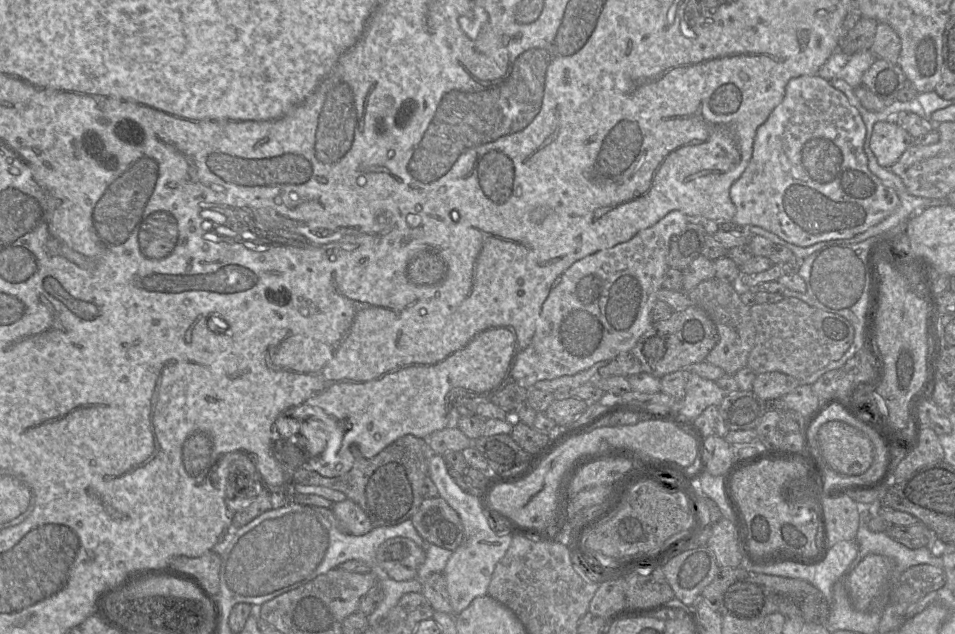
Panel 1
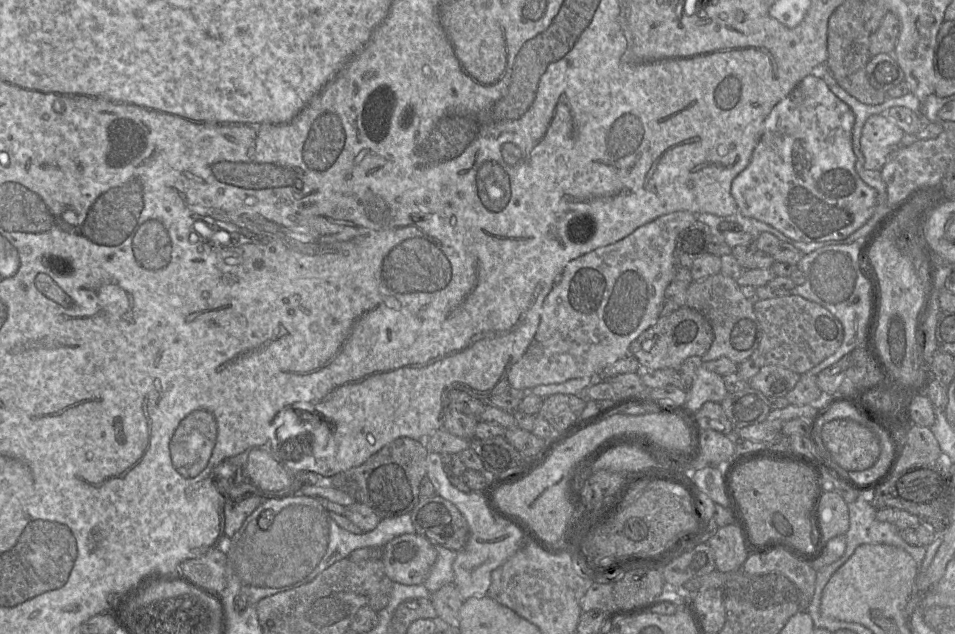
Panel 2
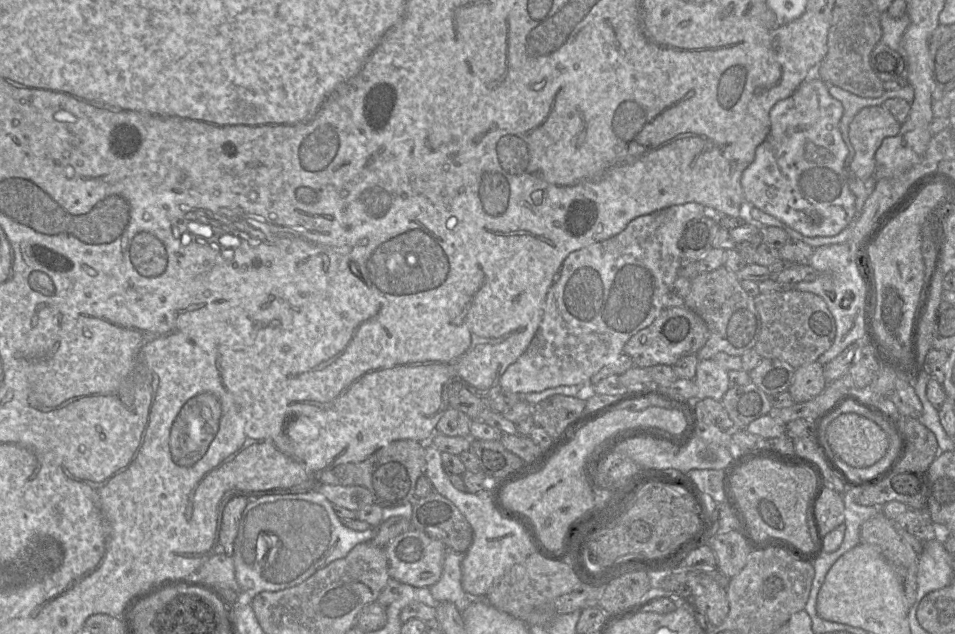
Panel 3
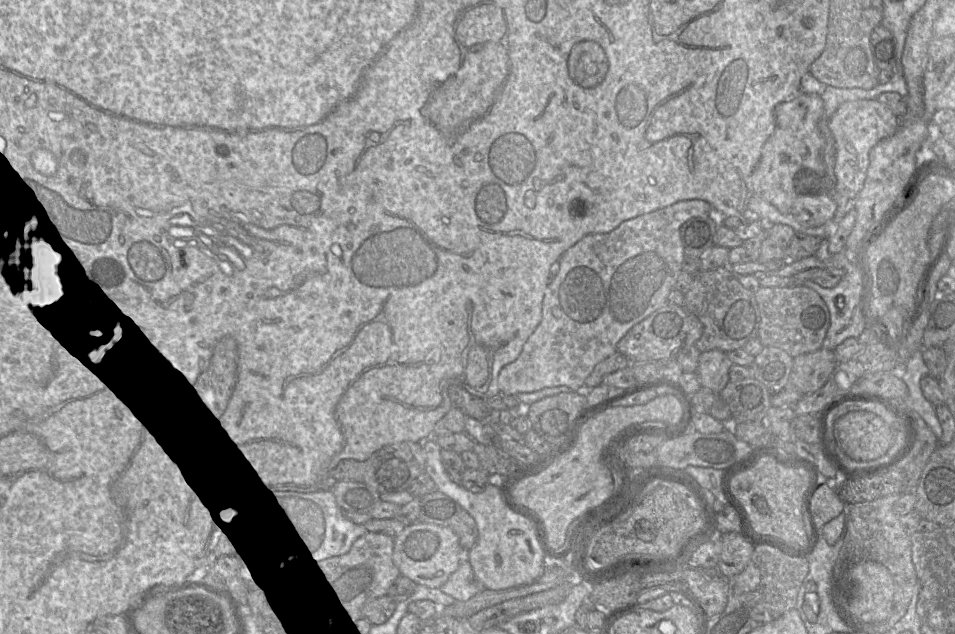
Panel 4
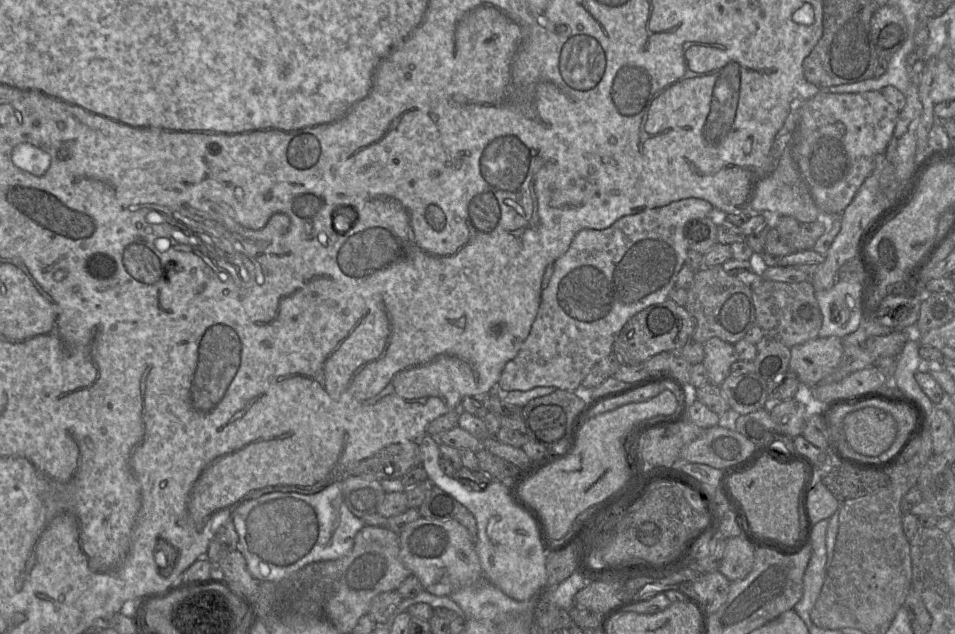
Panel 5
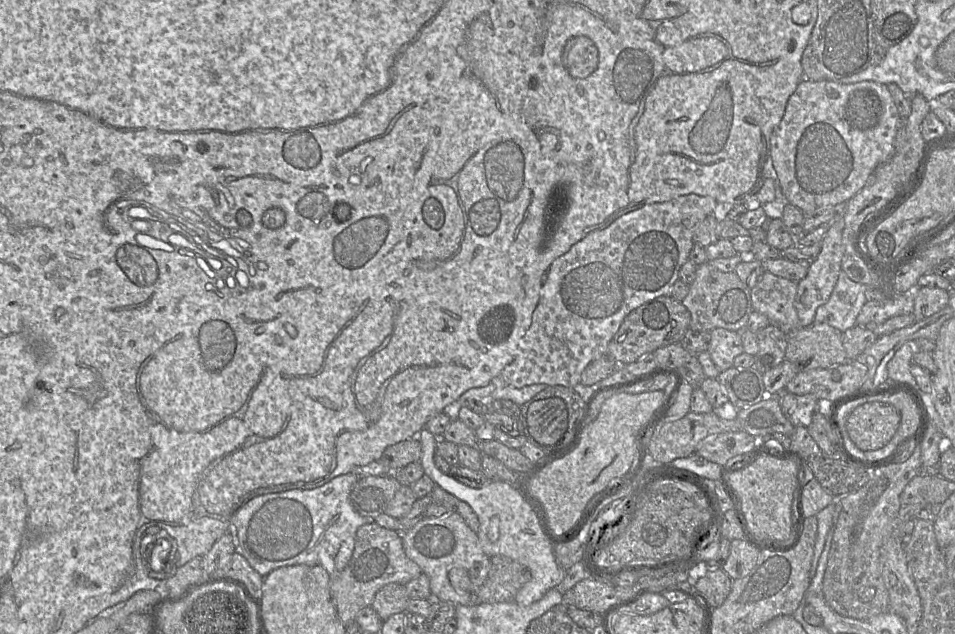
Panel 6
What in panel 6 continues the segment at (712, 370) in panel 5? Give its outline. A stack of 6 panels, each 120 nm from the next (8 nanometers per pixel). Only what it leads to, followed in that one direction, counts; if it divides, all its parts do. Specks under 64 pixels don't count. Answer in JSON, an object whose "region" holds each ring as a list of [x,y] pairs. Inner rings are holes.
{"region":[[[713,329],[710,331],[708,352],[720,372],[733,367],[734,359],[744,353],[741,332]]]}

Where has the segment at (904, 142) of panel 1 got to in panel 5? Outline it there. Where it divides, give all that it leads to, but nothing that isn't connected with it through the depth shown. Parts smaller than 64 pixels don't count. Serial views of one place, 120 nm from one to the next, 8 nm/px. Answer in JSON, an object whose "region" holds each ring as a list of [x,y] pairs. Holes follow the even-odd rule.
{"region":[[[821,90],[798,107],[798,123],[793,138],[793,156],[818,209],[827,216],[840,216],[852,202],[867,177],[872,173],[876,157],[884,154],[899,112],[880,91],[831,93]]]}

